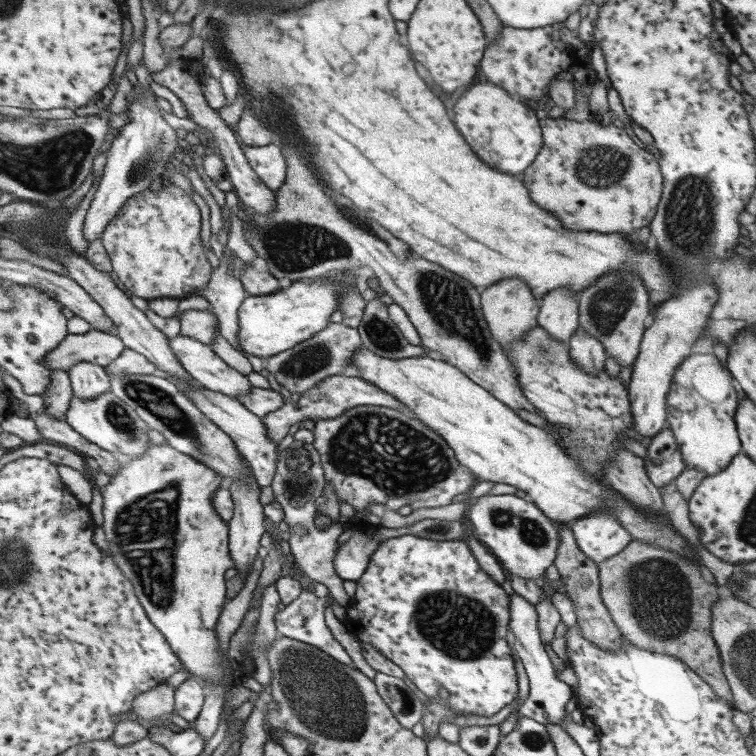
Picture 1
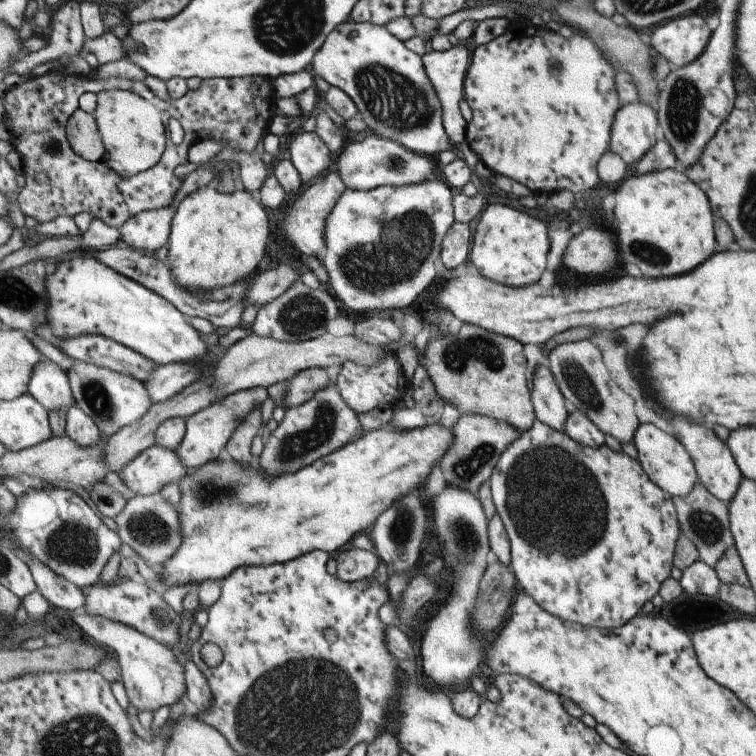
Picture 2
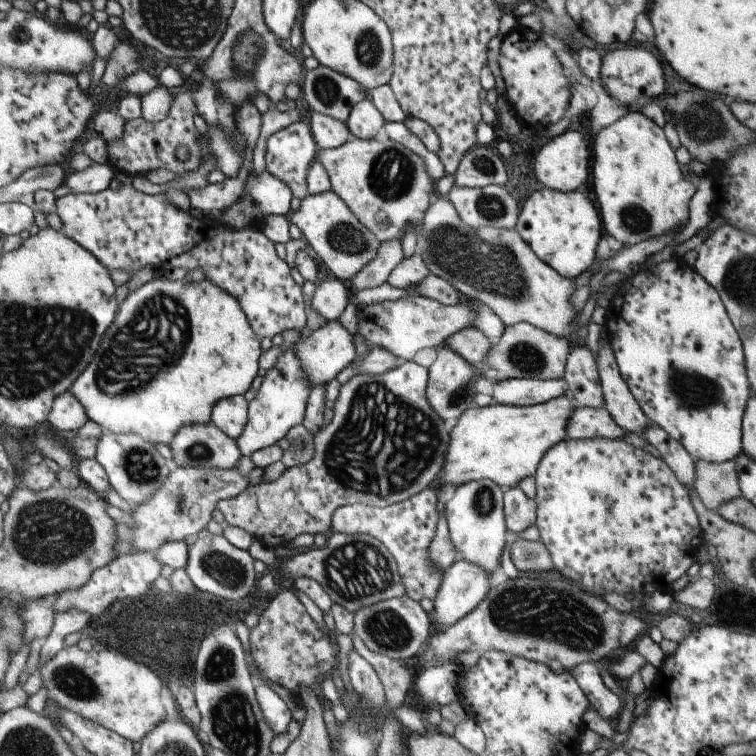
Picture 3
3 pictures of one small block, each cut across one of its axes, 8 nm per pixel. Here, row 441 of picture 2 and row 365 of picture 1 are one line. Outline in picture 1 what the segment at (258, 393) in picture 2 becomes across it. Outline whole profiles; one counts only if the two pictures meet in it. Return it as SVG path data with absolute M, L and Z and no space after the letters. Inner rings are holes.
M177 335L169 340L179 362L205 388L223 392L230 398L245 397L253 390L247 375L231 368L213 349L193 337Z

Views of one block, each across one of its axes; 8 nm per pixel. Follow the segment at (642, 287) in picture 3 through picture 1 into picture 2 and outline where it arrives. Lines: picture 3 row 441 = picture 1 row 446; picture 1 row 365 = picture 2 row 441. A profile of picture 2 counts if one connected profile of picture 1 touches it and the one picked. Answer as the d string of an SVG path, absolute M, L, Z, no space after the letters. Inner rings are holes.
M665 418L665 422L672 427L674 437L687 450L687 454L695 466L698 481L705 487L705 490L724 503L731 500L739 482L741 482L742 474L739 472L726 442L721 442L717 436L713 436L711 430L705 430L703 426L691 424L683 418L673 418L673 420Z

